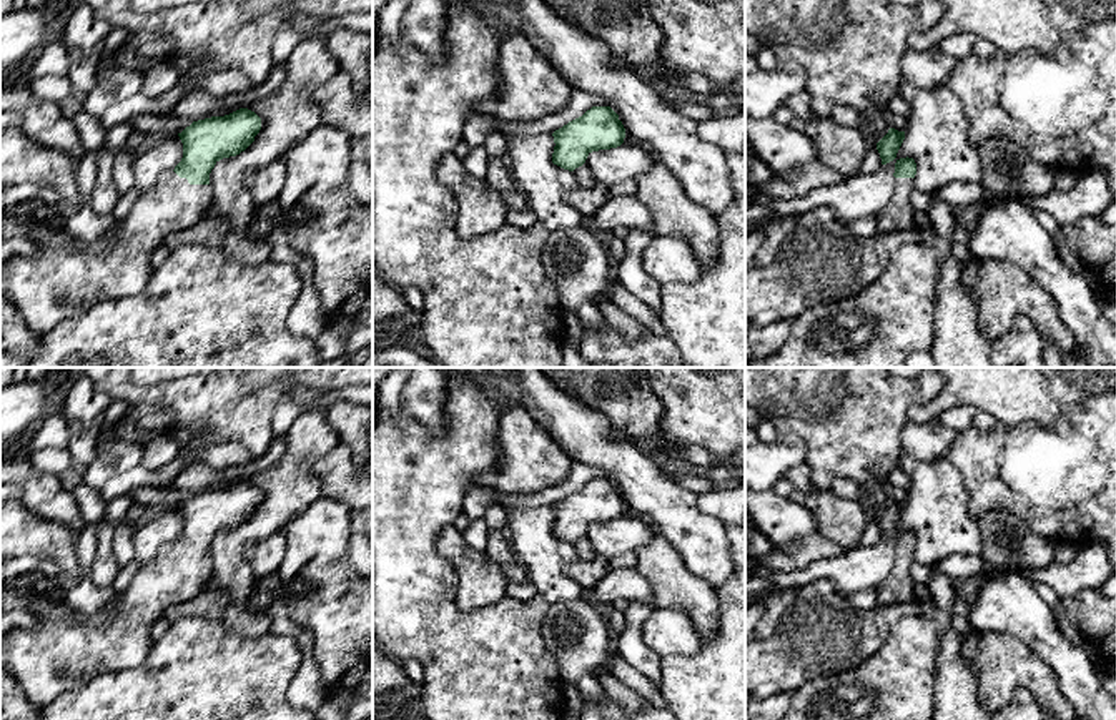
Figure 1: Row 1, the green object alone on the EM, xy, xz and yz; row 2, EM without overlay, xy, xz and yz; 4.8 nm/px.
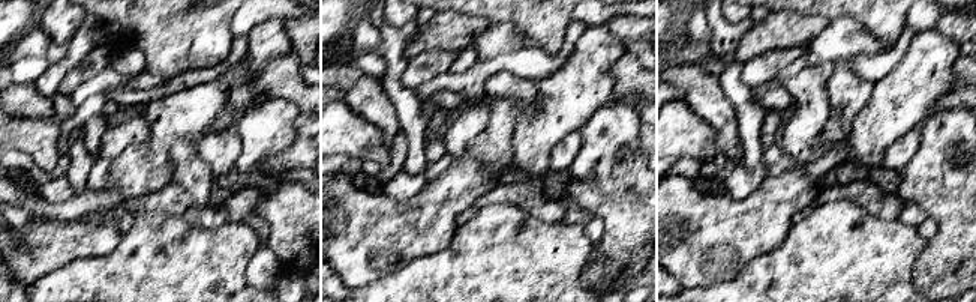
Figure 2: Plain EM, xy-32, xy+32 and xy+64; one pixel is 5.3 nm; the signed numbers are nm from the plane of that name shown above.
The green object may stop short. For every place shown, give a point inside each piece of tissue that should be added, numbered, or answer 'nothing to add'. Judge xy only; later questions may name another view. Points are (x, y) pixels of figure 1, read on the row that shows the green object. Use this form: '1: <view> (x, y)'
1: xy (64, 280)

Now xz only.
nothing to add

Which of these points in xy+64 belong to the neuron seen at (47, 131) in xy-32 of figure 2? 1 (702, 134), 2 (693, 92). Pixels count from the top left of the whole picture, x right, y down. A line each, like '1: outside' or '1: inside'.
1: inside
2: outside

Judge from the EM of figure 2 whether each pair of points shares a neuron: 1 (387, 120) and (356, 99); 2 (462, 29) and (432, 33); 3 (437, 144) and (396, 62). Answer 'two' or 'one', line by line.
1: one
2: one
3: two

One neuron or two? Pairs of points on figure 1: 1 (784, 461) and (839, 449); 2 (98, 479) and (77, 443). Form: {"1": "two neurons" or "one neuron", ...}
{"1": "two neurons", "2": "two neurons"}

